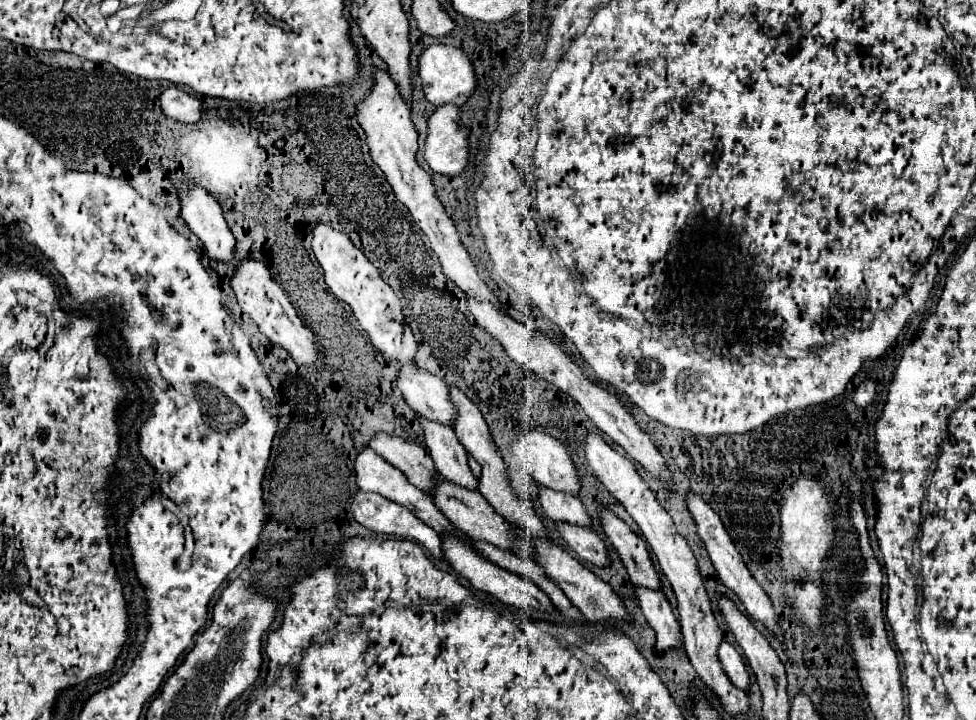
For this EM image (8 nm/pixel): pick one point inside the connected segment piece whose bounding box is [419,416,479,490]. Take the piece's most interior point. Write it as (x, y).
(450, 457)

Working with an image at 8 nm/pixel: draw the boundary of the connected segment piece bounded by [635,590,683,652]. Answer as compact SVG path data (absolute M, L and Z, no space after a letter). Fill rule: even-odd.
M635 590L635 594L647 622L657 634L657 650L667 652L667 650L683 648L681 624L673 616L665 594L655 590Z

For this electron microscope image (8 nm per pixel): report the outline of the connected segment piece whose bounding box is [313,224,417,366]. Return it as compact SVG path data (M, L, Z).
M327 224L313 228L313 254L325 272L325 284L341 302L349 304L359 326L369 334L373 348L387 362L395 362L399 366L411 364L417 354L413 330L405 322L399 298L395 296L393 288L381 278L379 270L369 262L369 258L345 234L333 230Z

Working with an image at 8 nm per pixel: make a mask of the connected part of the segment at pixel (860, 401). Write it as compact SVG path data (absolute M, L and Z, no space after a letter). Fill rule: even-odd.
M867 378L865 382L861 382L859 384L859 388L855 390L855 394L853 394L853 402L859 406L859 408L865 408L867 404L871 404L873 402L873 398L875 398L875 380L873 378Z

